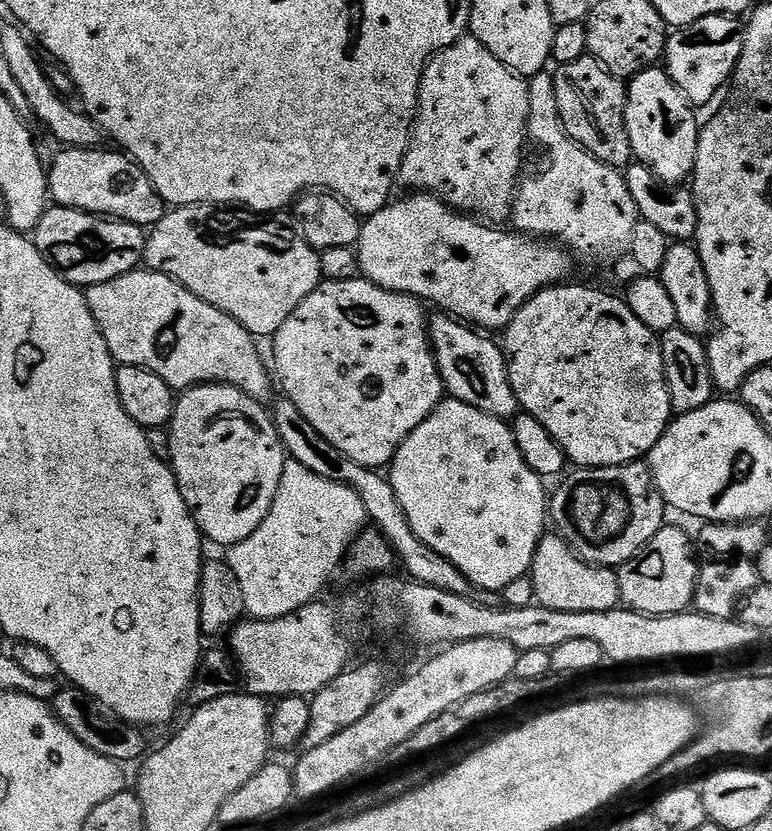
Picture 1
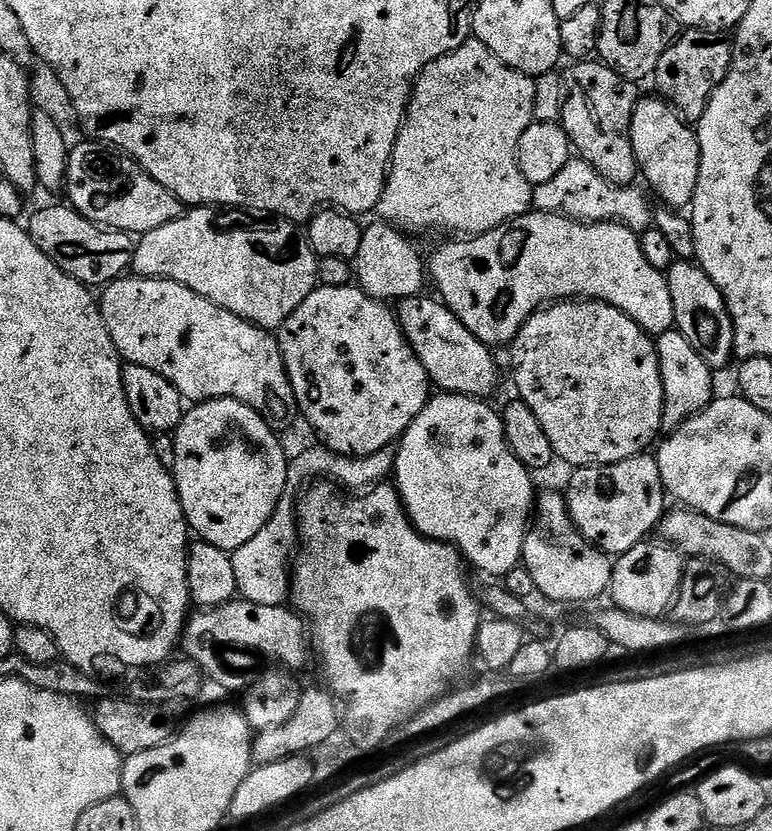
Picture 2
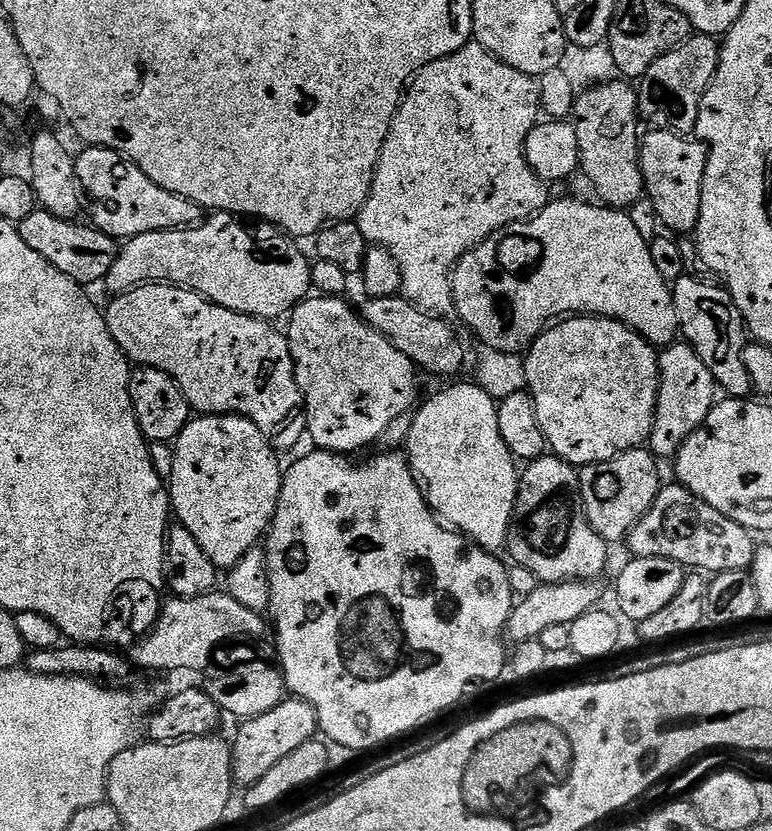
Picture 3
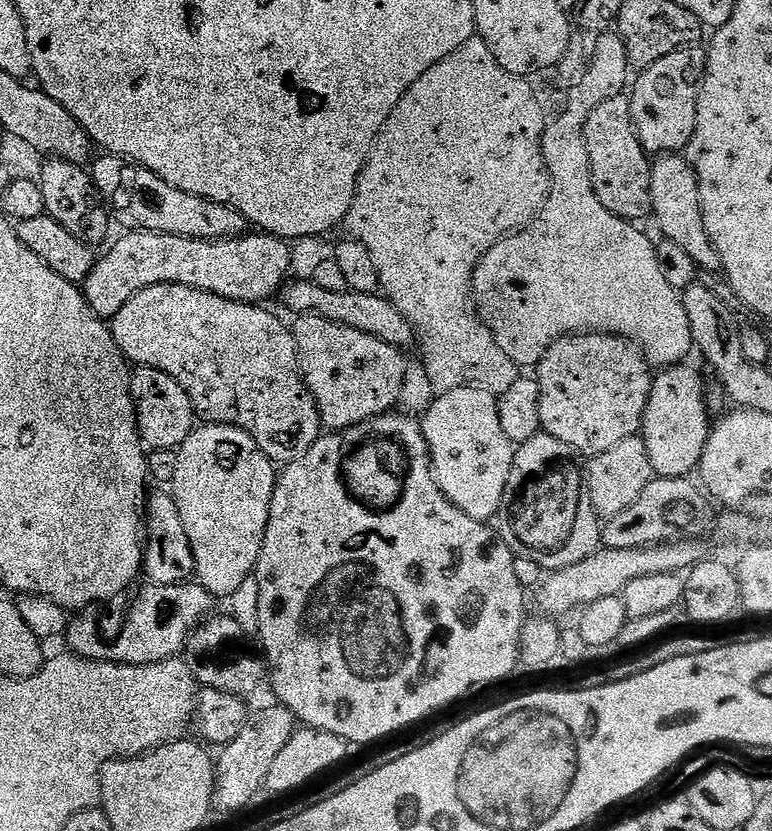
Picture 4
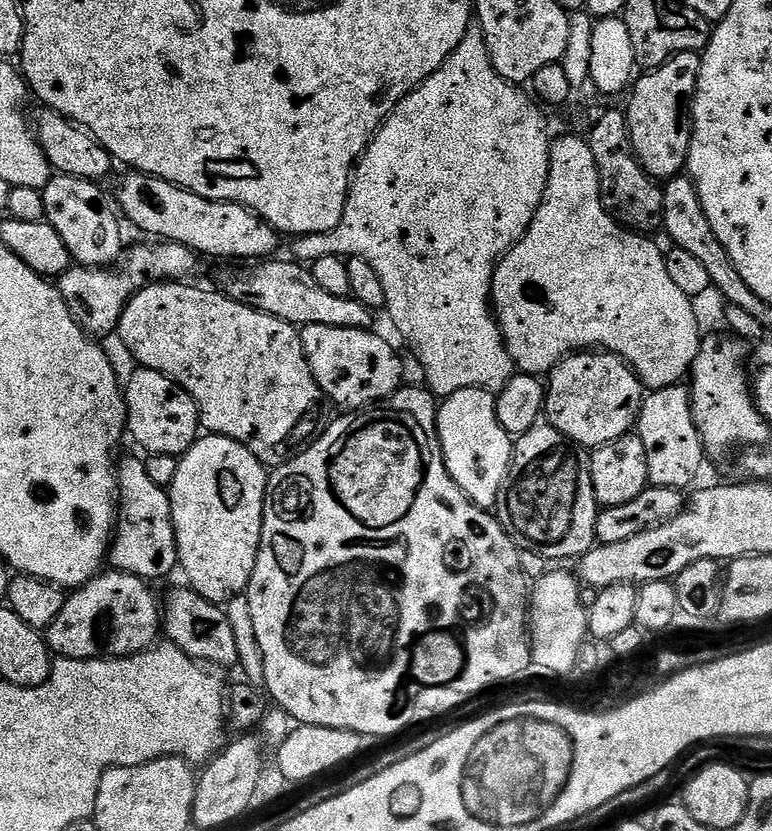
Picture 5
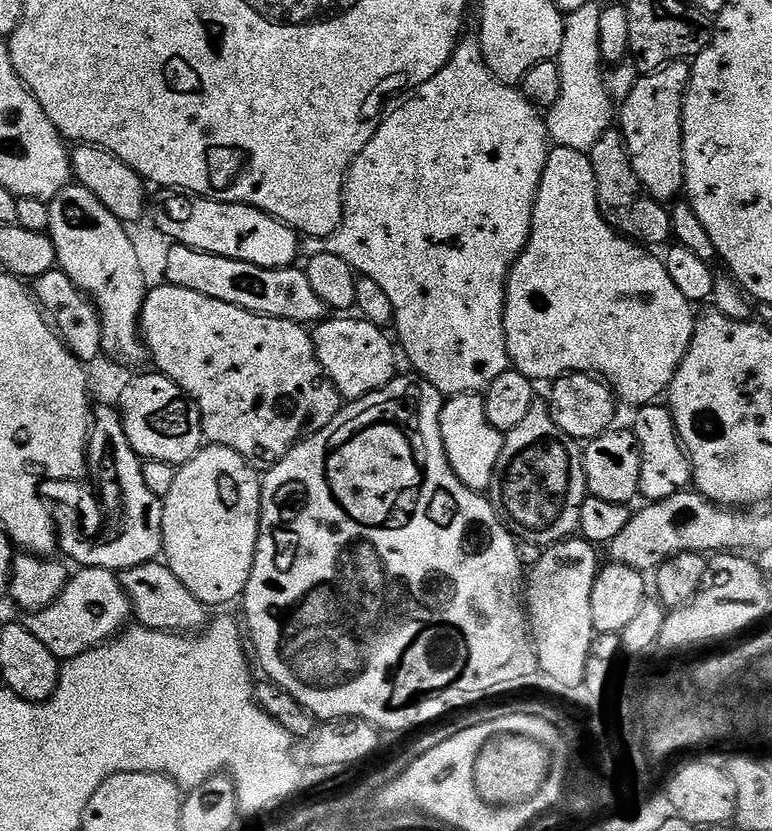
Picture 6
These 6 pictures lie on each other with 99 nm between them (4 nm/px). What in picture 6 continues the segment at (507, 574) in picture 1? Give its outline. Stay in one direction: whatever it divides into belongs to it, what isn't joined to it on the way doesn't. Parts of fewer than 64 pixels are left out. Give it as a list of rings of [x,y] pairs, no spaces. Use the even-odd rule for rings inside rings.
[[[483,395],[451,397],[440,415],[440,425],[442,442],[446,446],[446,454],[454,474],[458,474],[460,481],[470,490],[481,494],[487,493],[492,487],[494,470],[502,454],[504,433],[490,426],[490,418],[486,418]]]

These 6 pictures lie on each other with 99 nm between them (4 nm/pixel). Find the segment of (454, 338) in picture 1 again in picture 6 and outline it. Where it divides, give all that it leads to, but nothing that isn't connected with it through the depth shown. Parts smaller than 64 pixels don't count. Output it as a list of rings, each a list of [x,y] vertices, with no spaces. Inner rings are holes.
[[[173,243],[171,247],[164,256],[163,279],[167,283],[182,286],[182,290],[206,294],[206,298],[230,302],[230,306],[238,306],[254,314],[289,320],[295,324],[312,326],[325,319],[326,309],[322,298],[314,294],[308,273],[303,267],[263,268],[250,262],[199,252],[178,243]]]

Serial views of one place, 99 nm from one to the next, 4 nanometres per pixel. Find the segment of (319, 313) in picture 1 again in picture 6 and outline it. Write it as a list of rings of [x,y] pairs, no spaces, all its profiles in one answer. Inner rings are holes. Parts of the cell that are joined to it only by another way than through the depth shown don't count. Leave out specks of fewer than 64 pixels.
[[[325,318],[319,323],[315,325],[314,331],[312,332],[312,345],[316,347],[316,357],[320,359],[320,365],[324,368],[324,375],[327,376],[328,381],[331,382],[334,387],[336,388],[337,392],[340,393],[341,397],[345,401],[351,402],[353,400],[361,400],[366,394],[370,394],[371,392],[377,392],[382,386],[386,386],[389,384],[393,378],[398,375],[398,368],[396,368],[396,352],[397,349],[394,347],[392,349],[392,344],[390,341],[388,341],[388,336],[383,327],[378,324],[372,324],[369,322],[369,320],[363,319],[363,318],[355,318],[356,320],[344,320],[348,318],[332,318],[336,320],[331,320],[331,318]]]

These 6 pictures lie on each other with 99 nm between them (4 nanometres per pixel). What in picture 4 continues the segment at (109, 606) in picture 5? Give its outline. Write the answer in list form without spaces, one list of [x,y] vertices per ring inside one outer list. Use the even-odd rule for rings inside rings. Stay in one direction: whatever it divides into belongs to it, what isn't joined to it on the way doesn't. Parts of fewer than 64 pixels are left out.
[[[198,582],[179,584],[145,583],[145,588],[132,600],[132,609],[113,644],[100,640],[95,611],[80,610],[71,617],[66,641],[73,653],[87,660],[109,660],[112,664],[146,666],[163,660],[175,660],[187,649],[197,628],[213,615],[214,598]]]

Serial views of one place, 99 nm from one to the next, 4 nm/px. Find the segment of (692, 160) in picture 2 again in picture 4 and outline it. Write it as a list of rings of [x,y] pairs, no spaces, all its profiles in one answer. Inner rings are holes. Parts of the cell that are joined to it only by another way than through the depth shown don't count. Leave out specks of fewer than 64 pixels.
[[[665,154],[652,164],[650,202],[652,215],[655,216],[658,226],[662,226],[664,239],[675,242],[695,262],[701,273],[719,273],[721,271],[720,255],[714,242],[710,242],[710,234],[706,234],[696,169],[683,155]]]

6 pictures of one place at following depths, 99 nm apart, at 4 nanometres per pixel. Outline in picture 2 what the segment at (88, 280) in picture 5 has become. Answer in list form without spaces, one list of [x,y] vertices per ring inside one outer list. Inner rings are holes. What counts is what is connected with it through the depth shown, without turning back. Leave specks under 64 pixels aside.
[[[196,206],[174,222],[166,222],[166,226],[158,226],[158,230],[143,233],[134,244],[131,271],[140,278],[173,280],[184,284],[222,310],[238,314],[238,318],[249,320],[260,328],[279,329],[318,287],[320,262],[316,251],[301,233],[299,236],[292,229],[295,227],[291,223],[277,223],[280,224],[277,228],[236,228],[233,232],[219,232],[216,216],[212,212],[215,211],[211,207]]]

